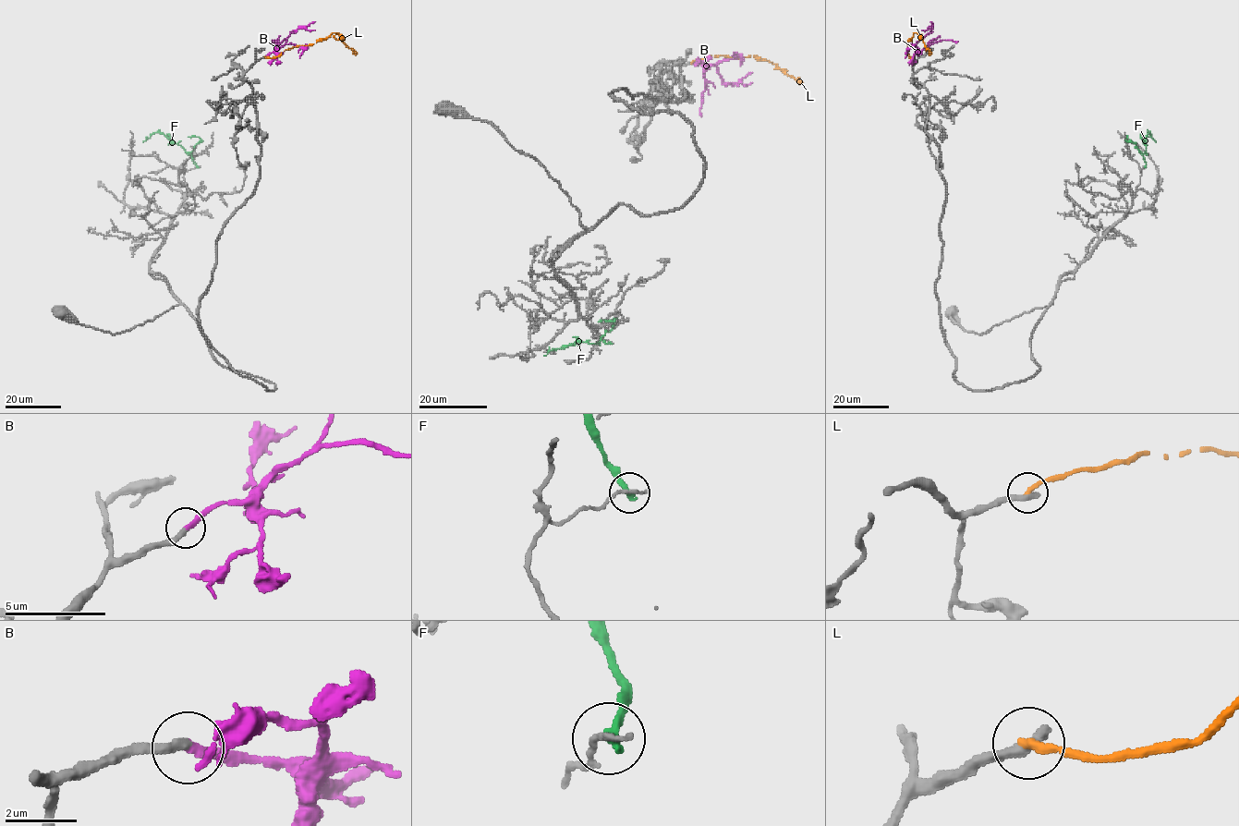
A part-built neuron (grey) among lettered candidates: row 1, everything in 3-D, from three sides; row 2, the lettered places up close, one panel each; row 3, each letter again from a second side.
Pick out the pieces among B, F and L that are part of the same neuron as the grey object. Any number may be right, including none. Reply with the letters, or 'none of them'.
B

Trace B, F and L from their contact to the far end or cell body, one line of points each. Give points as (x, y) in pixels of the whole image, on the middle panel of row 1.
B: (693, 64), (714, 65), (724, 83), (740, 82), (746, 85), (752, 82)
F: (609, 342), (580, 341), (551, 349), (543, 356)
L: (691, 63), (719, 54), (739, 58), (750, 55), (774, 64), (803, 84)

